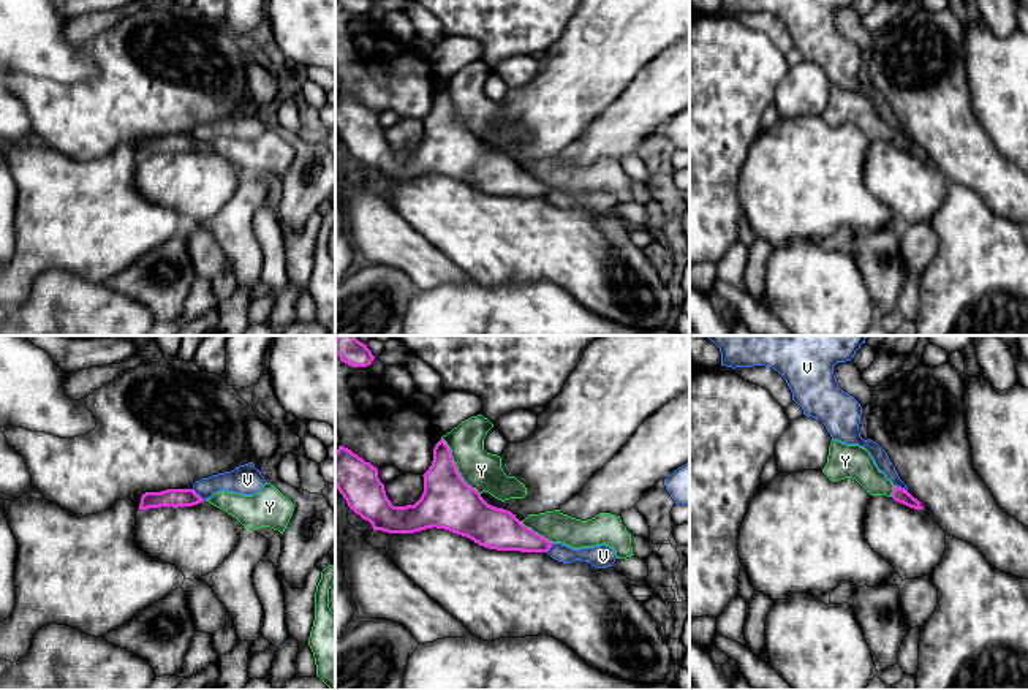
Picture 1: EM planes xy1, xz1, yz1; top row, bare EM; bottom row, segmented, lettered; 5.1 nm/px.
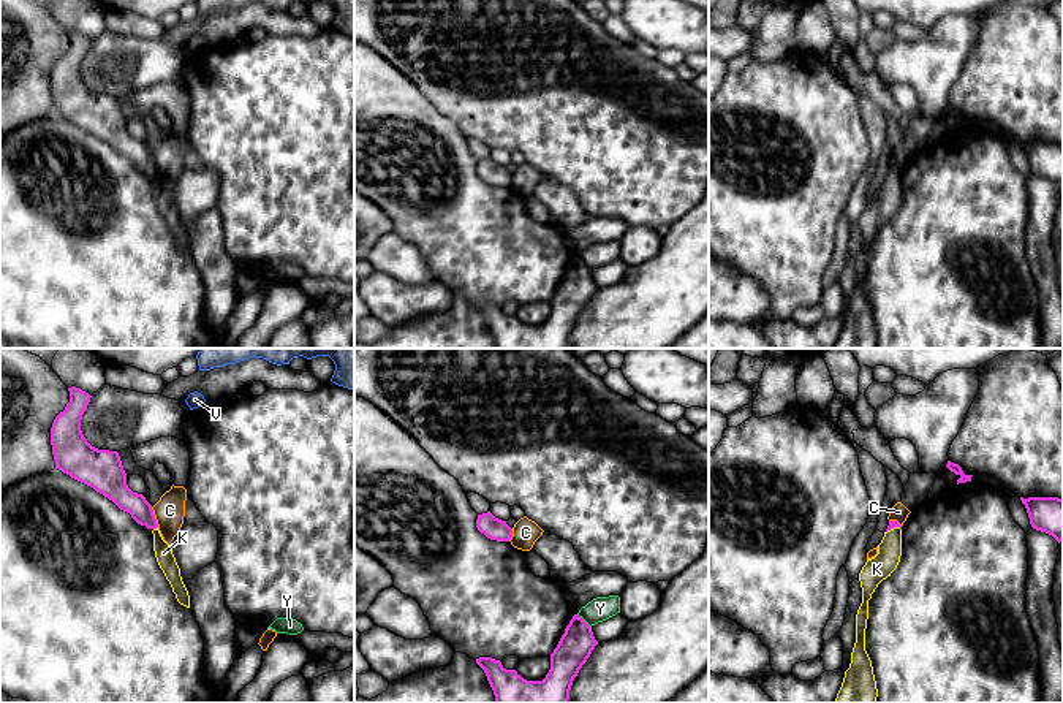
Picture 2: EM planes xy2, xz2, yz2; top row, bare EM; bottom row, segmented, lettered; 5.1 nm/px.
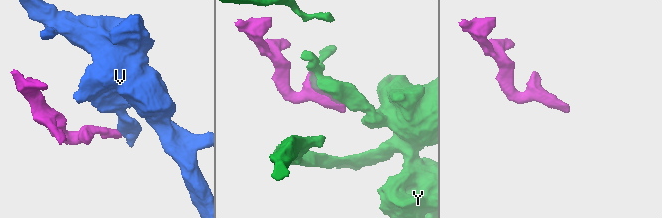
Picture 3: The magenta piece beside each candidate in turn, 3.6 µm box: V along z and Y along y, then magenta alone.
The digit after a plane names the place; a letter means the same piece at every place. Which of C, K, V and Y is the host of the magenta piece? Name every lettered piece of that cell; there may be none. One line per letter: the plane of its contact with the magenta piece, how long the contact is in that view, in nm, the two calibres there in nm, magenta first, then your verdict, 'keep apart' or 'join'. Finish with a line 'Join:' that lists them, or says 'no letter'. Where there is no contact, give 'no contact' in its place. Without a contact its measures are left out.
C: meets magenta in xy2; contact 110 nm long; 120 nm thick on the magenta side, 160 nm on the other; keep apart
K: meets magenta in xy2; contact 30 nm long; 120 nm thick on the magenta side, 90 nm on the other; join
V: meets magenta in yz1; contact 80 nm long; 70 nm thick on the magenta side, 80 nm on the other; keep apart
Y: meets magenta in xz1; contact 360 nm long; 280 nm thick on the magenta side, 200 nm on the other; keep apart
Join: K

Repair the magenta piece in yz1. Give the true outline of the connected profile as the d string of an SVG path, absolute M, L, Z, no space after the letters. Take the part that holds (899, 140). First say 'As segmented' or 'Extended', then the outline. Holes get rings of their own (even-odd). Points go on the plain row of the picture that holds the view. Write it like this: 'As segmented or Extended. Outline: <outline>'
As segmented. Outline: M894 131L892 144L898 149L909 152L909 154L922 155L920 147L917 144L914 144L908 136L905 136L898 131Z

